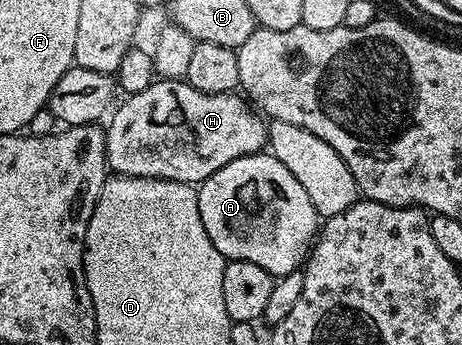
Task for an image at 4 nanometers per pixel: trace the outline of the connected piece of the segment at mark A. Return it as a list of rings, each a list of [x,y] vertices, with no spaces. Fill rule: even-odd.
[[[259,153],[240,157],[212,173],[197,188],[200,221],[204,221],[204,230],[216,249],[228,261],[248,261],[260,265],[269,275],[281,277],[299,270],[305,264],[310,249],[320,230],[320,216],[312,205],[308,193],[300,186],[300,181],[288,173],[280,161],[269,153]]]

